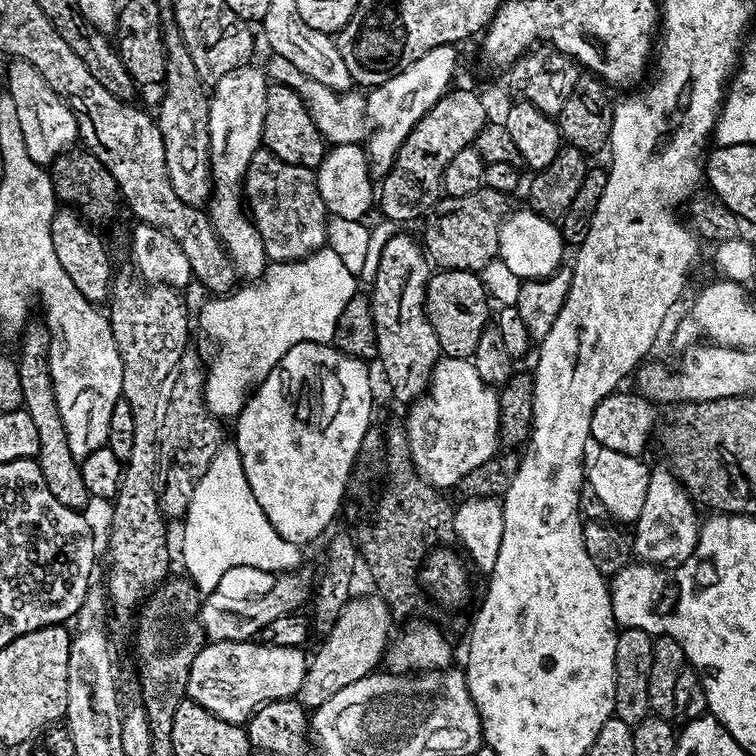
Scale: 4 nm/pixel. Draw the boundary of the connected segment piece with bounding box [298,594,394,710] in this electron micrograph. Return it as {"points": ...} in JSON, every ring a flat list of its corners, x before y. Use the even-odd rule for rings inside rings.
{"points":[[373,594,373,596,353,595,349,598,342,606,334,626,323,637,324,645,316,653,311,653,308,662,308,673,298,693,298,699,305,709,316,709,322,702,334,698,334,694,338,694,338,690,350,686,350,682,358,682,363,676,368,676,371,672,377,671,386,656,386,649,390,643,388,631,391,630,392,623,394,623,392,609,389,608,383,596,379,594]]}

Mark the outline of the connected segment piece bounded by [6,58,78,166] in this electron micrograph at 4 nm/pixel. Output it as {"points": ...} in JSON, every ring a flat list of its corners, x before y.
{"points":[[12,58,7,63,6,95,14,98,14,106,18,109,18,123,22,125,26,151,30,158,34,158,34,162,48,166,77,143,76,116,69,110,63,98,48,85,46,78,42,78,42,74,38,74,38,70,30,66,30,62]]}

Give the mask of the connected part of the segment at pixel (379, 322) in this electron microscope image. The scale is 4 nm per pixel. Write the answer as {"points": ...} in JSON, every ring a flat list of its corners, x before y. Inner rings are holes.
{"points":[[395,234,386,242,378,262,377,274,371,281,372,313,374,314,374,330,378,330,378,364,384,367,384,376,388,379,388,388,396,400,401,400,404,406,424,395,430,382,430,374,441,358,438,334,434,334,434,326,428,317,428,278,430,261,422,247,421,241,412,236]]}

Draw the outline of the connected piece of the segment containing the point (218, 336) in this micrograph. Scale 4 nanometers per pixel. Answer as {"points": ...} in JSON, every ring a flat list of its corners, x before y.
{"points":[[325,246,303,260,290,260,287,264,269,263,262,279,244,286,248,288,237,287,231,294,208,298,212,300,206,301,200,312,200,328,210,339,216,340,217,348,216,357,212,365,207,365,204,378,203,393,209,411,219,418,235,418,248,399,250,390,266,379,290,346,311,340,319,344,329,343,338,314,342,314,350,298,357,295,356,282,357,277,346,268,338,254]]}

